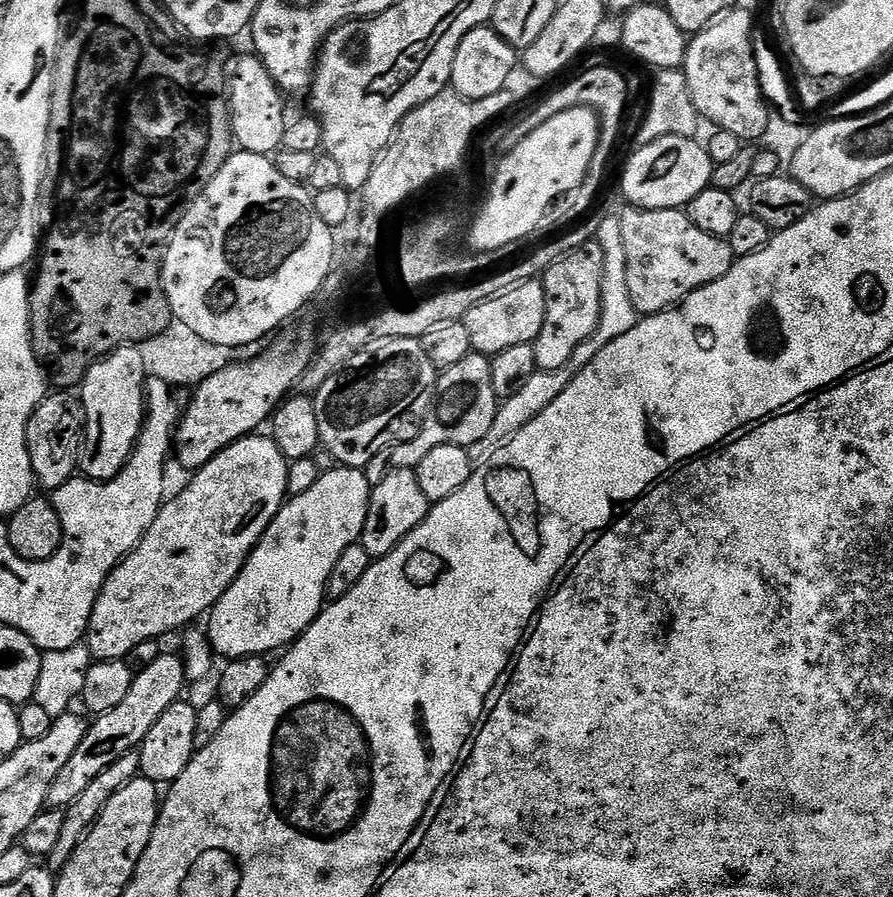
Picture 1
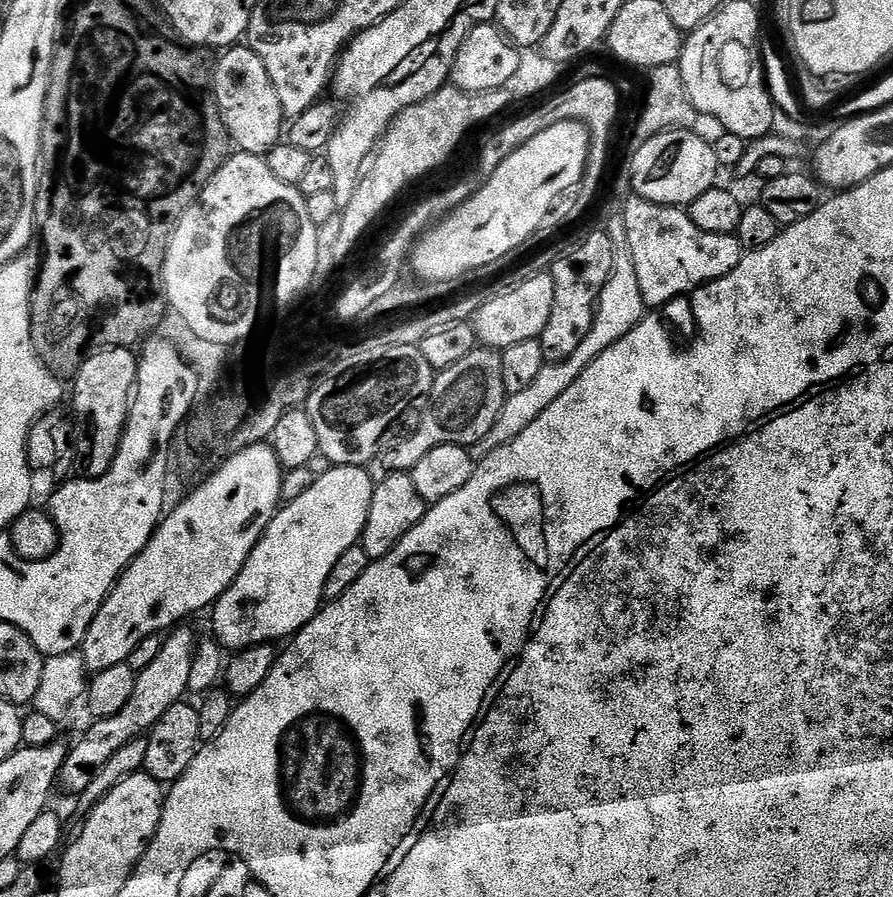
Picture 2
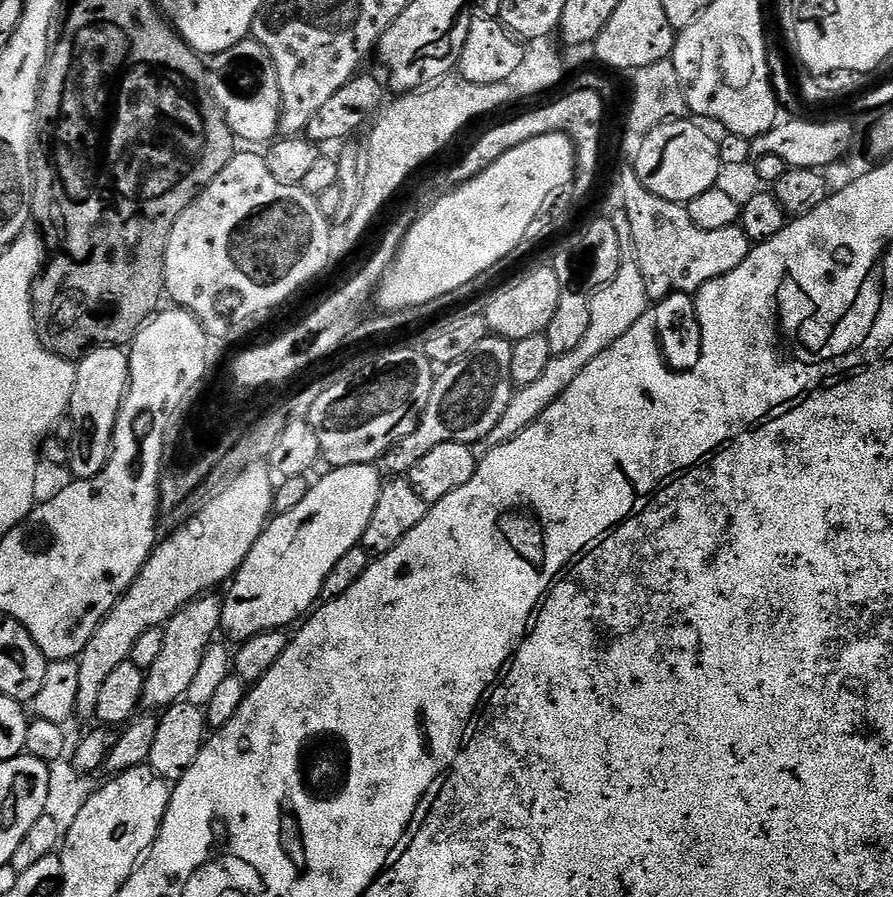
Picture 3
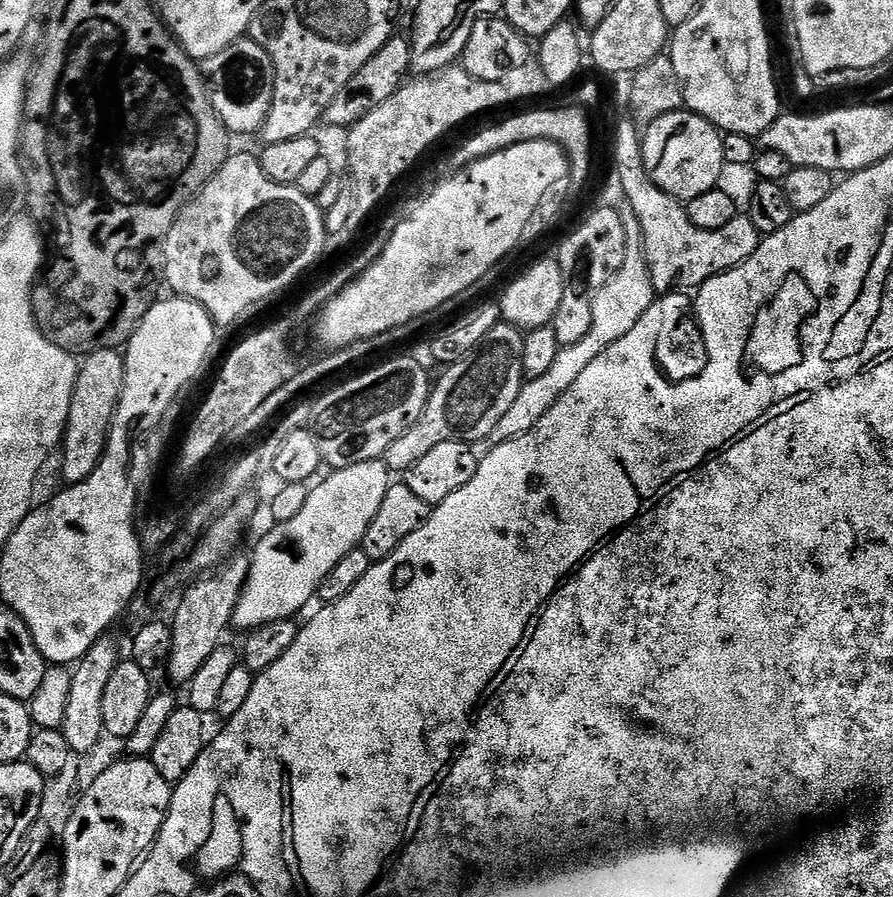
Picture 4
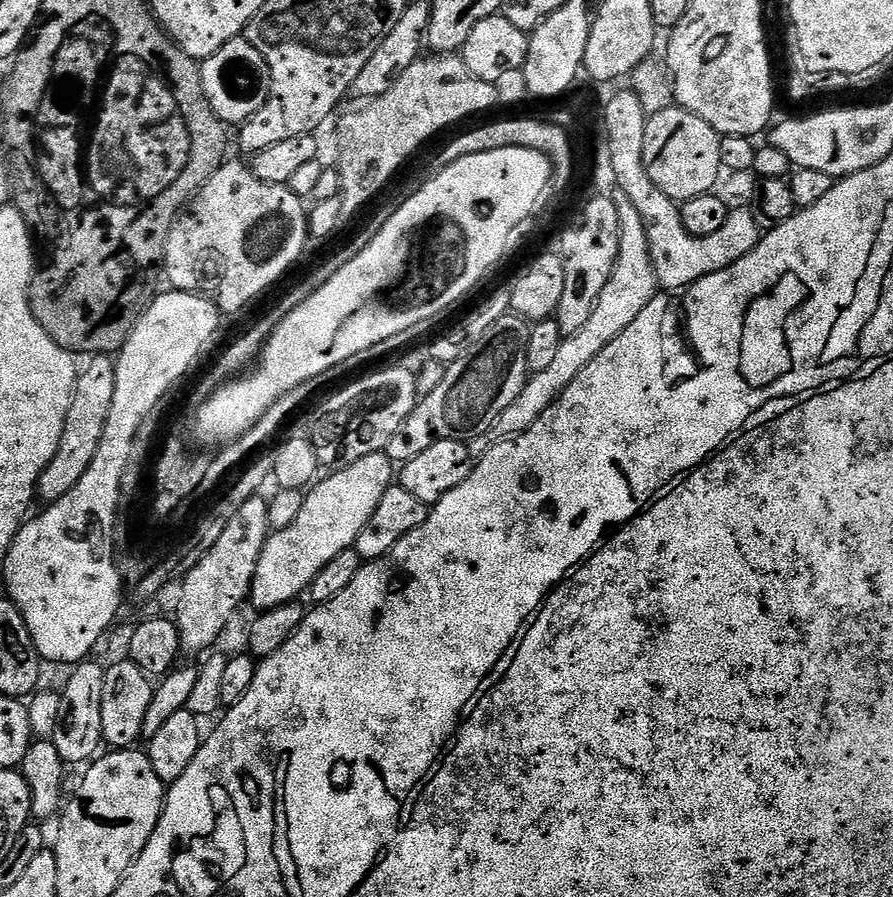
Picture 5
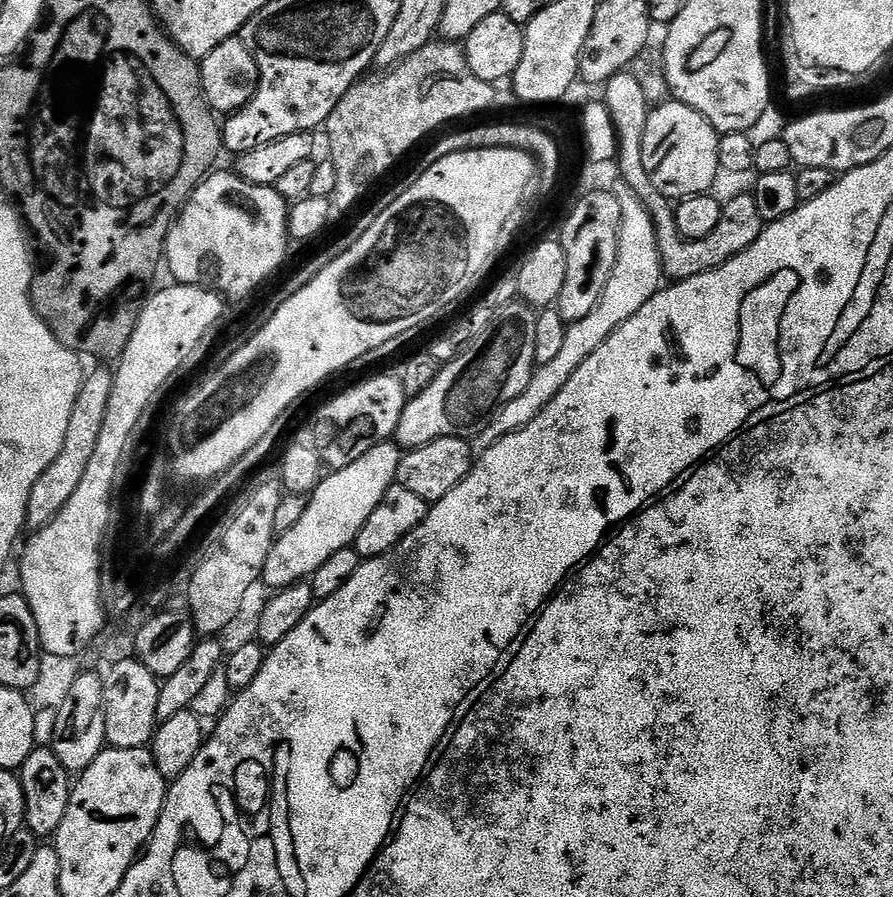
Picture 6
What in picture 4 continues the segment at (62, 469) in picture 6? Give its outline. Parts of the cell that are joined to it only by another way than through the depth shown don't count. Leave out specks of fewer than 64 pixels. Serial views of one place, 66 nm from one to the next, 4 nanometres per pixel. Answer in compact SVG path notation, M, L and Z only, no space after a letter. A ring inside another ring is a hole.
M99 348L83 357L76 373L68 426L64 429L62 441L65 485L82 482L95 470L97 462L104 456L104 447L108 444L108 429L112 426L112 415L120 400L123 381L124 358L117 349Z

